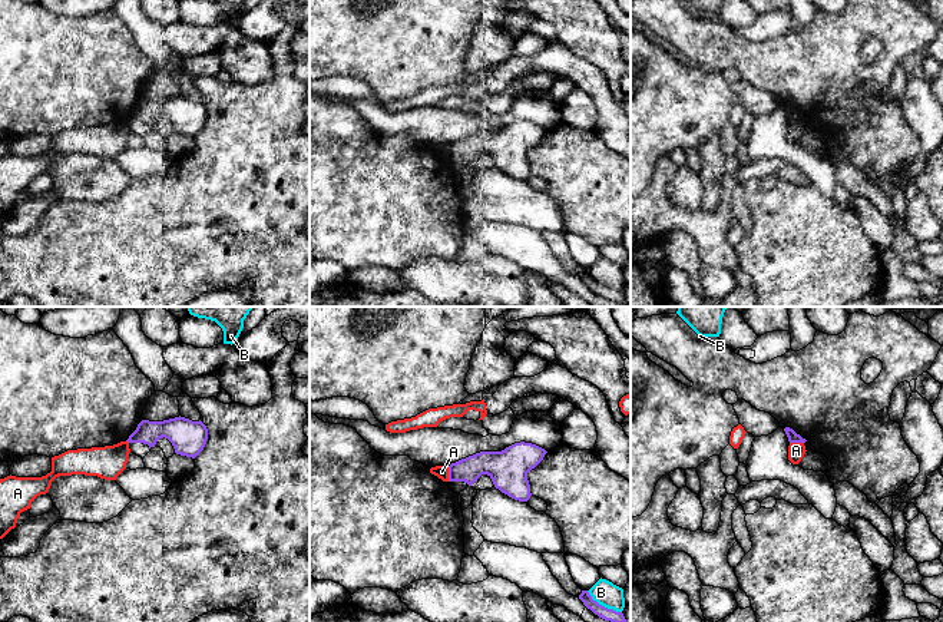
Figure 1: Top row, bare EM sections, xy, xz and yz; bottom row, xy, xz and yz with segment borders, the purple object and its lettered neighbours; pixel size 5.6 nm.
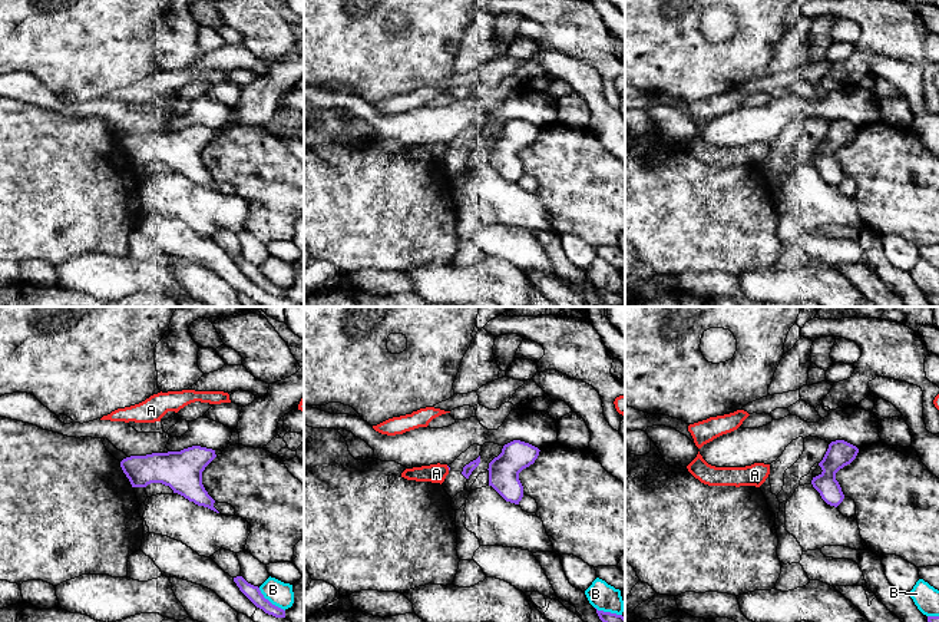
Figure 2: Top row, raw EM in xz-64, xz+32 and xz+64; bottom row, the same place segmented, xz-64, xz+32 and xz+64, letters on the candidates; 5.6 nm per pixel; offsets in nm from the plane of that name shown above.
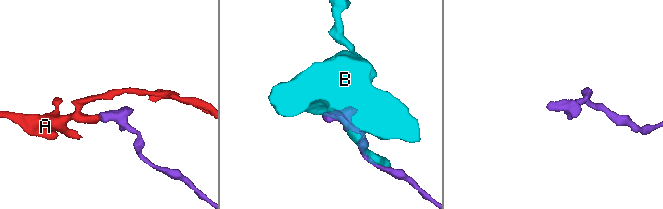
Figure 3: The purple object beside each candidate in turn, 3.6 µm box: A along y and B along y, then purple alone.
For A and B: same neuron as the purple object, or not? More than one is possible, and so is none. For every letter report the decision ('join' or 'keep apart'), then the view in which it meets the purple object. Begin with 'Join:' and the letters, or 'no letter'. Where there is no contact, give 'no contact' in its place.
Join: no letter
A: keep apart; meets purple in xz
B: keep apart; meets purple in xz

